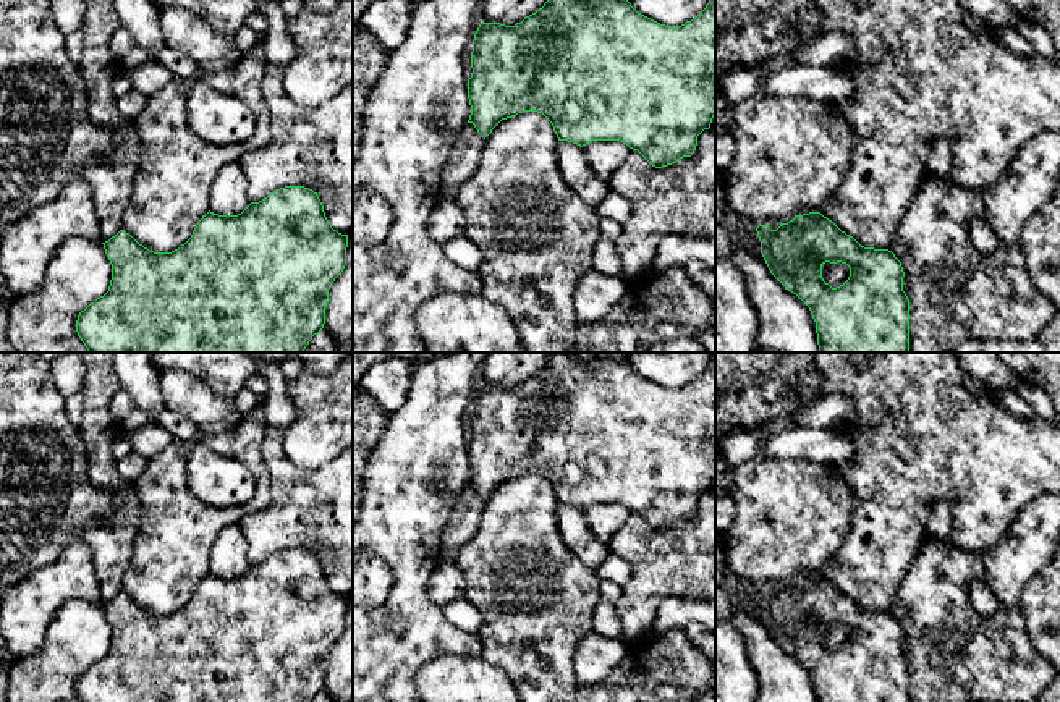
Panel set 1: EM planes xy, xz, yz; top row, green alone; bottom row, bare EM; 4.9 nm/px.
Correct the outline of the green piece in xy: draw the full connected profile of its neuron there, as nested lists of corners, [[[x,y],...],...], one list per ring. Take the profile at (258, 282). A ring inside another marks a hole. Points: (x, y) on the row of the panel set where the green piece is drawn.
[[[285,186],[259,202],[251,202],[238,215],[227,217],[209,210],[191,238],[172,252],[149,251],[125,230],[102,244],[112,264],[108,291],[81,311],[76,320],[78,336],[89,353],[304,353],[312,336],[324,328],[330,285],[346,265],[348,235],[332,228],[317,192],[304,186]]]

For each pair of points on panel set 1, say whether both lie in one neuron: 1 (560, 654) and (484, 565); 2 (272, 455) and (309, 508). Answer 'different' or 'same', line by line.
1: same
2: same

